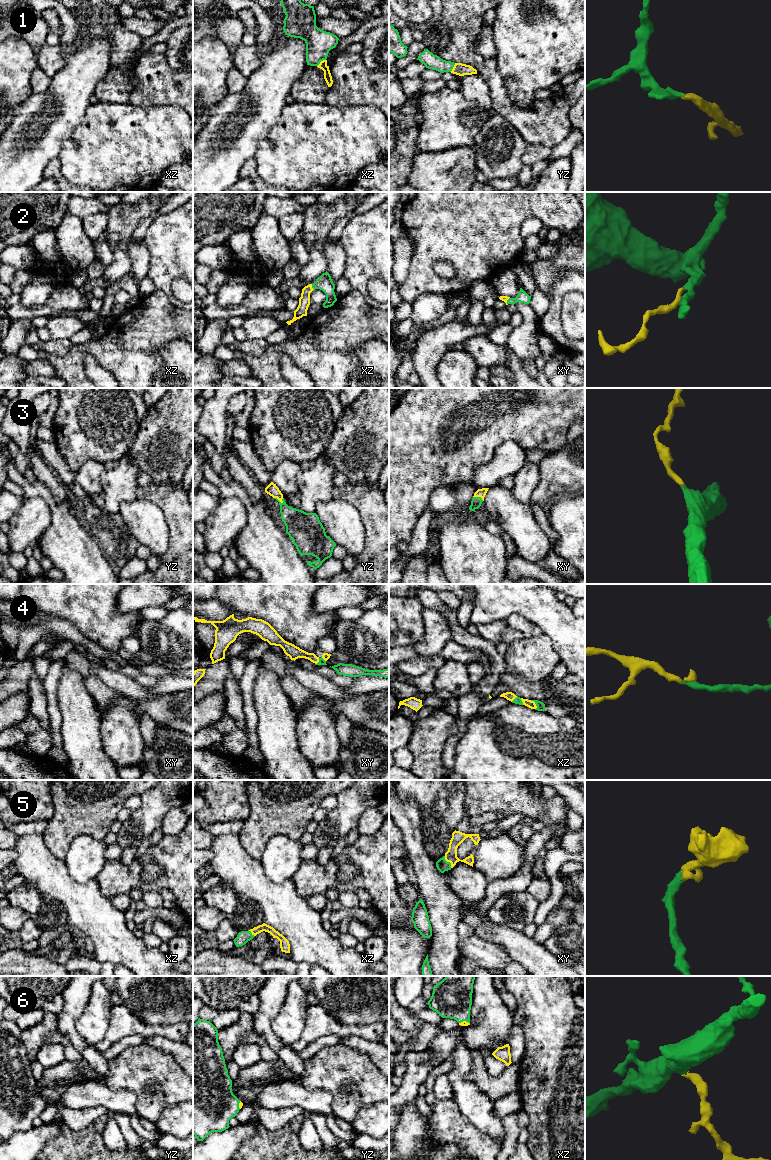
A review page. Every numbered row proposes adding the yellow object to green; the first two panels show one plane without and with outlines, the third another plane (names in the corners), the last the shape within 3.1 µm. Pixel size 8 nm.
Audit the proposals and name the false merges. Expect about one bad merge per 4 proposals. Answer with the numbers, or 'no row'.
no row

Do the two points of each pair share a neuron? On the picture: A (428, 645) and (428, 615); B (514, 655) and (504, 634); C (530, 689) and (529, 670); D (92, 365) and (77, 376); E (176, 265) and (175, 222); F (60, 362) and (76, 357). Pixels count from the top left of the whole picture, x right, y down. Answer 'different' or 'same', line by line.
A: same
B: different
C: different
D: different
E: same
F: same

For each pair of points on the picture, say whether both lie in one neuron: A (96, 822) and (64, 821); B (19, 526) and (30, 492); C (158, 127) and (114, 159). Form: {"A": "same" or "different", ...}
{"A": "same", "B": "different", "C": "same"}

